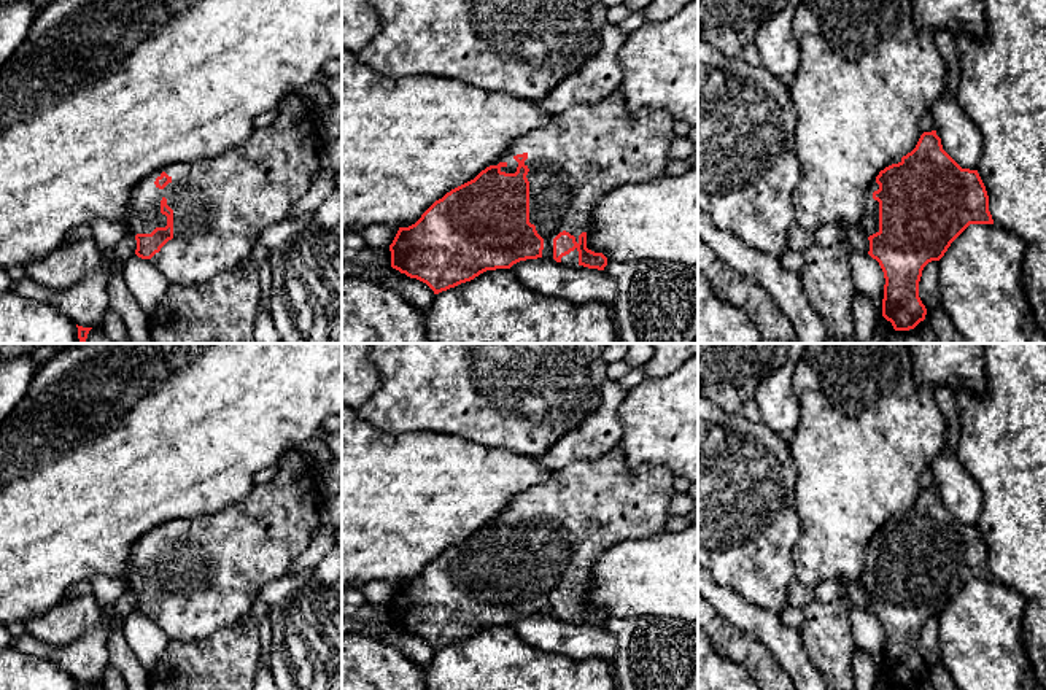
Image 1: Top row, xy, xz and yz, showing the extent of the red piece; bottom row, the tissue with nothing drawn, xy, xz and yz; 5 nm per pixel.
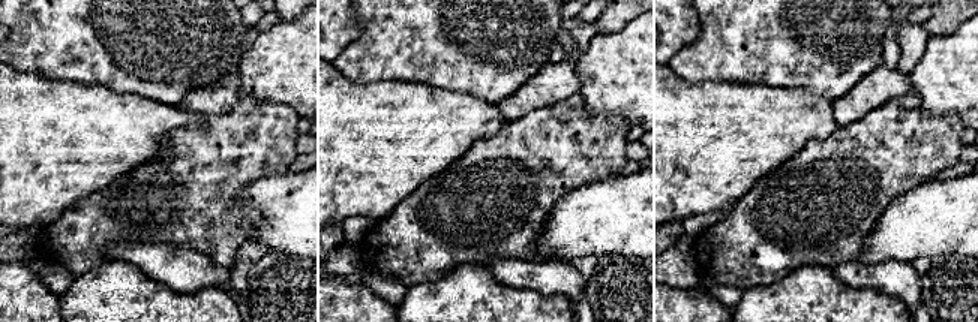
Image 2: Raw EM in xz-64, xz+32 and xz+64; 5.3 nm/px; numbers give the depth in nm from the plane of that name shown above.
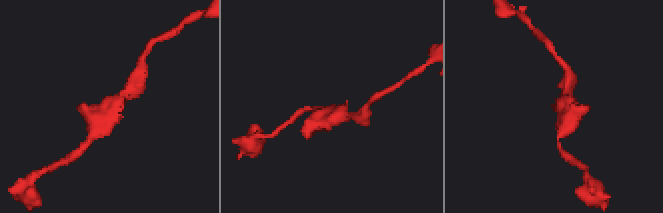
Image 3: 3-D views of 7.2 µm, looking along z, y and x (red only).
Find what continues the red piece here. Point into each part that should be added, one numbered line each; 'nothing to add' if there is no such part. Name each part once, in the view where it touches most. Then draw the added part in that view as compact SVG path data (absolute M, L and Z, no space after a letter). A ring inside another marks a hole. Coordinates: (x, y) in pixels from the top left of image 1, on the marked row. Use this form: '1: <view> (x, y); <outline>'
1: xz (582, 153); M614 91L612 94L609 94L607 97L604 97L602 100L596 102L596 103L582 103L582 105L575 105L571 107L555 116L552 116L552 119L544 124L539 129L533 129L531 132L528 132L526 135L517 138L515 141L510 143L510 146L507 148L507 151L499 157L498 162L494 162L493 165L498 165L499 162L506 162L506 167L501 167L501 172L506 173L515 173L518 162L513 159L517 154L528 154L528 159L525 161L525 165L529 169L526 178L529 181L529 223L536 226L537 234L544 238L544 250L542 250L542 258L544 259L553 259L553 238L566 231L571 235L575 237L575 242L579 243L579 235L582 232L585 232L587 235L590 235L591 231L591 224L593 224L593 211L595 207L598 205L598 202L612 189L628 184L628 183L645 183L649 180L658 178L661 175L664 175L664 170L671 161L669 157L669 146L674 141L674 124L676 119L671 116L669 111L663 110L663 108L637 108L637 110L631 110L625 100L625 97L618 92Z

